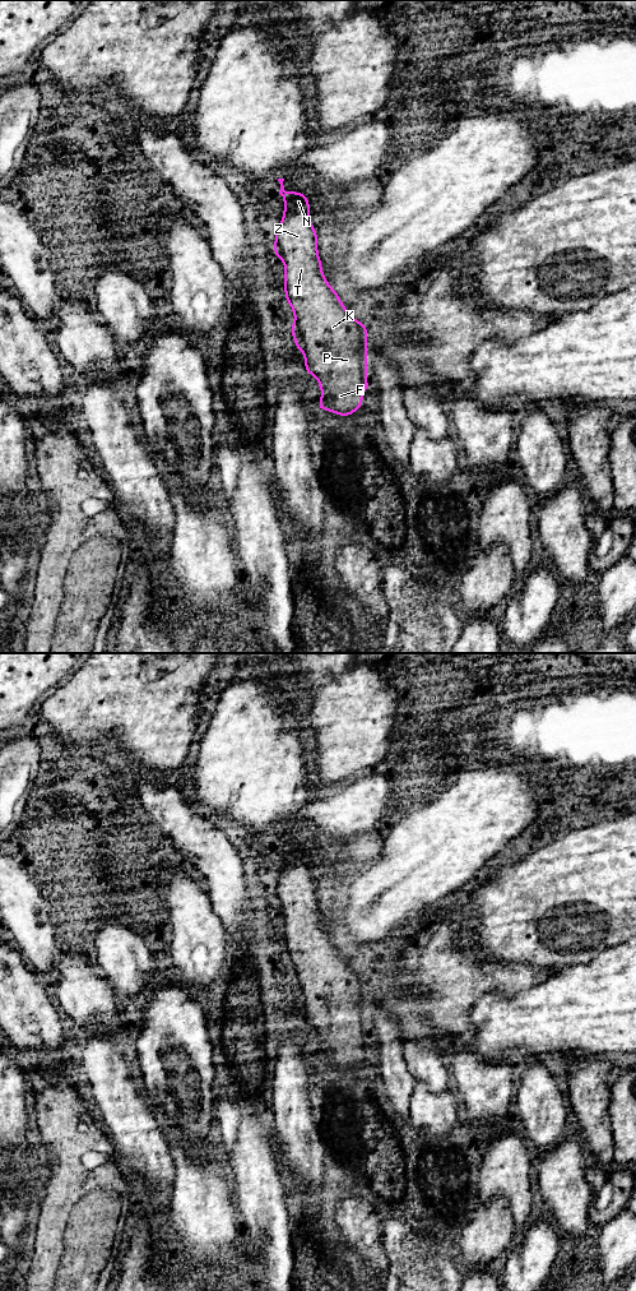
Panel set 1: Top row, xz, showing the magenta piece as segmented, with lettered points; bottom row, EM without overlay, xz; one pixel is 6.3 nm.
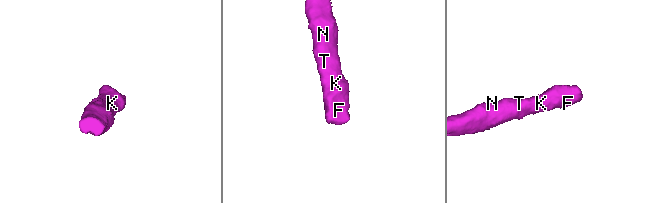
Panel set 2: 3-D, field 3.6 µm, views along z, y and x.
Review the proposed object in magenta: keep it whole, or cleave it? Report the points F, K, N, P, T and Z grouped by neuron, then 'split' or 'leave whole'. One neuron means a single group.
F K N P T Z | leave whole

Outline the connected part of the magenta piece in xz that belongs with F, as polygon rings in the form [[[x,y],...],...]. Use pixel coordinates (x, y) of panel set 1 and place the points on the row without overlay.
[[[278,832],[279,847],[284,851],[283,873],[278,879],[274,903],[285,920],[285,953],[294,966],[291,985],[296,1000],[303,1005],[306,1026],[314,1028],[321,1041],[317,1063],[351,1069],[362,1059],[365,1044],[370,1040],[367,1024],[367,978],[357,975],[340,955],[339,948],[330,940],[321,924],[317,906],[317,887],[310,874],[310,859],[306,848],[284,843],[284,832]]]

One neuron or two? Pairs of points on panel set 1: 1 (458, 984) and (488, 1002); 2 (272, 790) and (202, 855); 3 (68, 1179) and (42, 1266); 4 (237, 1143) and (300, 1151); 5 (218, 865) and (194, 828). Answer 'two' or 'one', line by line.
1: two
2: two
3: one
4: two
5: one

